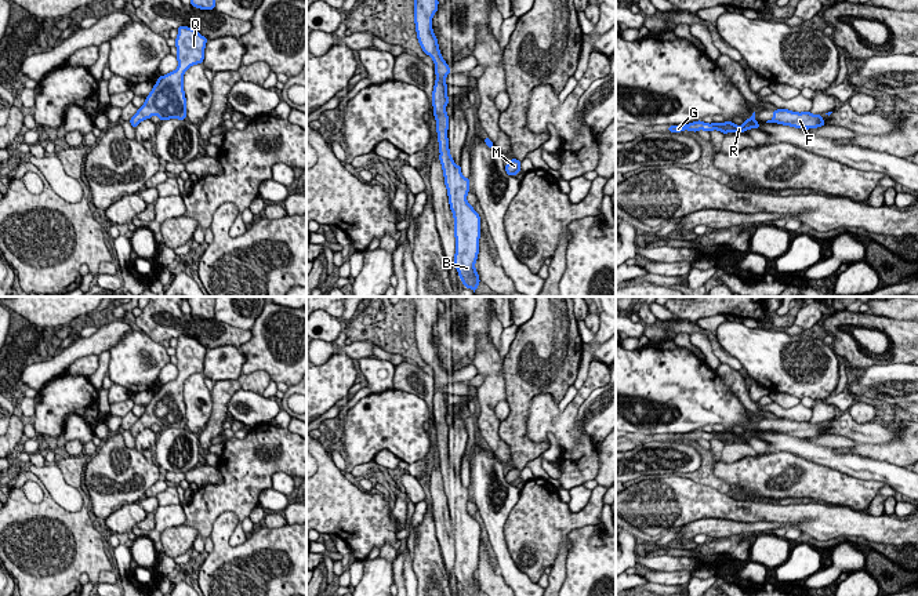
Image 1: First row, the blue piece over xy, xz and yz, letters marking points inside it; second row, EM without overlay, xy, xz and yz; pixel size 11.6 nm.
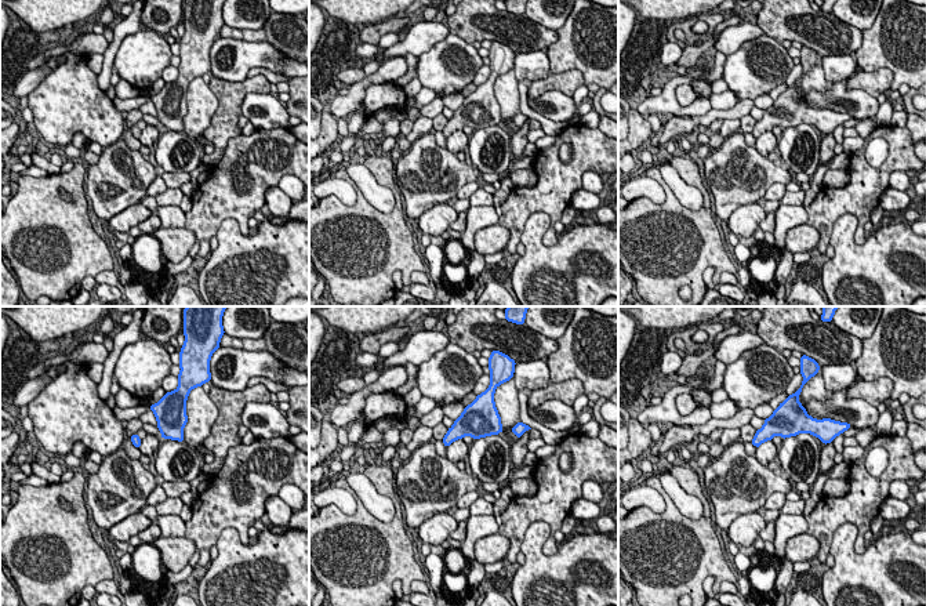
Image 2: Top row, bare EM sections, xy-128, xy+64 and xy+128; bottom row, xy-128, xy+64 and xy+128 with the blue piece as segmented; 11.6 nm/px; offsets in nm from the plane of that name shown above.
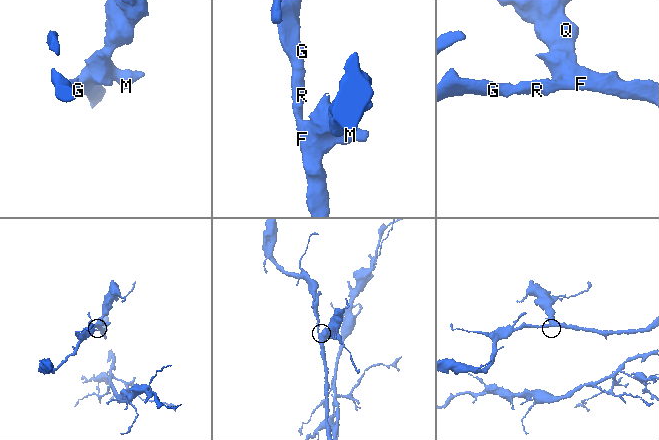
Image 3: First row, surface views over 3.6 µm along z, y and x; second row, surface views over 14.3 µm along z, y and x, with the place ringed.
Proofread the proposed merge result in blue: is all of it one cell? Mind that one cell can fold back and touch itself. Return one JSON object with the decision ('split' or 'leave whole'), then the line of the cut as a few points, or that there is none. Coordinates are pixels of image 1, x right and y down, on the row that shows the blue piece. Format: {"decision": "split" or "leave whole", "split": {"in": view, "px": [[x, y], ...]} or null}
{"decision": "leave whole", "split": null}

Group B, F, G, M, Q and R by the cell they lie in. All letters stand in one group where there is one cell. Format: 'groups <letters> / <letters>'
groups B F G M Q R

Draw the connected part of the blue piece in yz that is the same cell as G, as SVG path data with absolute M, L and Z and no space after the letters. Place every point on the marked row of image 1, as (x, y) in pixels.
M755 112L751 115L748 120L744 120L741 126L736 126L732 121L708 124L708 123L703 123L701 120L699 120L699 121L682 124L682 126L670 126L668 131L681 132L683 130L689 130L689 131L697 132L699 130L704 130L710 132L712 130L718 130L718 131L722 131L723 134L727 134L727 132L734 132L734 131L745 132L750 128L759 128L759 123L755 120Z

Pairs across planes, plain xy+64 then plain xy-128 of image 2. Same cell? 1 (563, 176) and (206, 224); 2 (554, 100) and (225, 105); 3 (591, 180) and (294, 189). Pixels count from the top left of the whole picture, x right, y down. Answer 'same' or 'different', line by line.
1: same
2: different
3: same

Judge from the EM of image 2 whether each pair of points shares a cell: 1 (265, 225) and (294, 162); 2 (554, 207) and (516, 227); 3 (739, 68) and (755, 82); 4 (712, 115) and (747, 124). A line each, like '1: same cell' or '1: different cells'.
1: different cells
2: same cell
3: same cell
4: different cells

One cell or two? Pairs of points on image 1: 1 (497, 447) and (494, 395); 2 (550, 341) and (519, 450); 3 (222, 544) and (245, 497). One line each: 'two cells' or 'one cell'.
1: one cell
2: one cell
3: two cells

